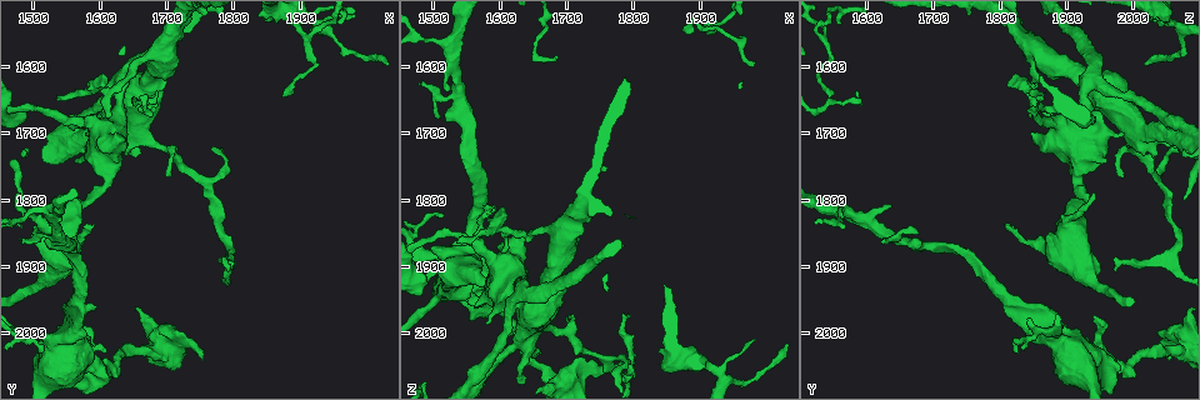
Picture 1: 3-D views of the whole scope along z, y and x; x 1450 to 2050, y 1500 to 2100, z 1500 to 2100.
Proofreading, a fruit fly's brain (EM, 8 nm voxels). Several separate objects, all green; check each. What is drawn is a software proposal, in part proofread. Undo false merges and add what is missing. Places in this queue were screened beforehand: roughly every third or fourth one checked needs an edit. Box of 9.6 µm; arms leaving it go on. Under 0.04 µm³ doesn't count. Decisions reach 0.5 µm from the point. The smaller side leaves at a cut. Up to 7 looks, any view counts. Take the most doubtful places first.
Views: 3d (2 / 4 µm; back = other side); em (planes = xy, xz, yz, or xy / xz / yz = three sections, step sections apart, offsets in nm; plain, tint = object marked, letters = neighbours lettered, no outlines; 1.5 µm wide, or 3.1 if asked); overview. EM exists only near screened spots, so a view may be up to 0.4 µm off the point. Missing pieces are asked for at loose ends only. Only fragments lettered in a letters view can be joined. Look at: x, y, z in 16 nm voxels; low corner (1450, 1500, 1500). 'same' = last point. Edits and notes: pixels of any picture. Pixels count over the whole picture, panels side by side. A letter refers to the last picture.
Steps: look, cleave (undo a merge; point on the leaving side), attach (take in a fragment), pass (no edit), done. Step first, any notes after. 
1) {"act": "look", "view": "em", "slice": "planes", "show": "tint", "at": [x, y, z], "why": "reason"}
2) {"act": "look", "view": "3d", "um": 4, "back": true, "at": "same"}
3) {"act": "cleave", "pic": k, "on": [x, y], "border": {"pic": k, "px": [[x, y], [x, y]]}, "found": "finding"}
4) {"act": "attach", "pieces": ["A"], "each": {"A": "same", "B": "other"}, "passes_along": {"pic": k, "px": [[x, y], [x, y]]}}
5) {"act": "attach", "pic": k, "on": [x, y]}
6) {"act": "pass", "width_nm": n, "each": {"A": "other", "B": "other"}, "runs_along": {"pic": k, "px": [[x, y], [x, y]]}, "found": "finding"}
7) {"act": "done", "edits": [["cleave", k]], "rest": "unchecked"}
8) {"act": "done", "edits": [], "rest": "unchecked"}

{"act": "look", "view": "3d", "um": 2, "at": [1555, 2055, 1985], "why": "thick end"}

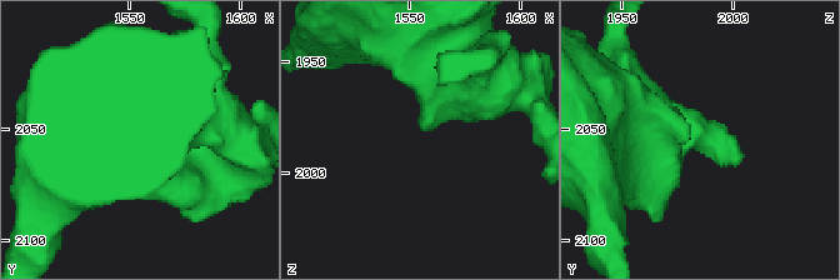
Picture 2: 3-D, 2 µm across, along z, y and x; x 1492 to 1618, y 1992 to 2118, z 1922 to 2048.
{"act": "look", "view": "em", "slice": "planes", "show": "letters", "at": [1556, 2053, 1982]}

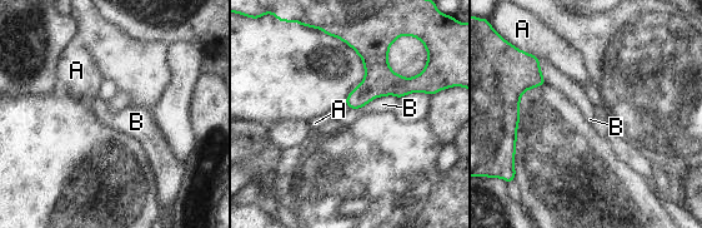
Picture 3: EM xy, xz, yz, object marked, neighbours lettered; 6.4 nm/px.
{"act": "pass", "each": {"A": "other", "B": "other"}, "border": {"pic": 3, "px": [[397, 98], [379, 95], [359, 108]]}, "found": "none of them fits"}

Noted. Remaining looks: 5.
{"act": "look", "view": "em", "slice": "planes", "show": "letters", "at": [1560, 1740, 1960], "why": "an open end"}

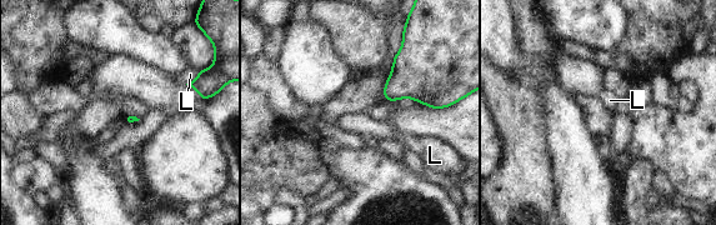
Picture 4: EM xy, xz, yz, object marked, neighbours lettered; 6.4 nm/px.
{"act": "pass", "longest_contact_nm": ["L", 90], "each": {"L": "other"}, "border": {"pic": 4, "px": [[196, 75], [186, 84]]}, "found": "none of them fits"}

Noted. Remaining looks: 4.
{"act": "look", "view": "3d", "um": 4, "back": true, "at": [1590, 1835, 1805], "why": "thin end"}

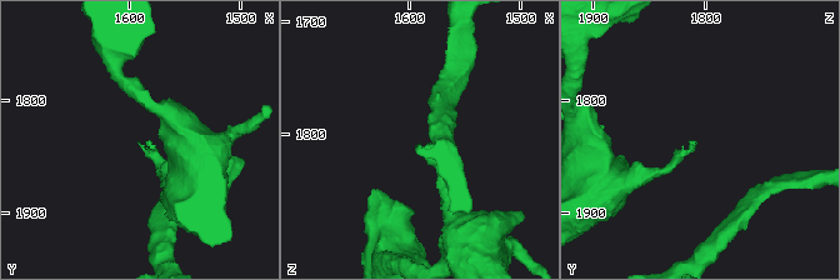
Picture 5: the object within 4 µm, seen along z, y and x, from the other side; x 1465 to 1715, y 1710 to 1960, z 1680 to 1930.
{"act": "look", "view": "em", "slice": "planes", "show": "letters", "at": [1588, 1836, 1812]}

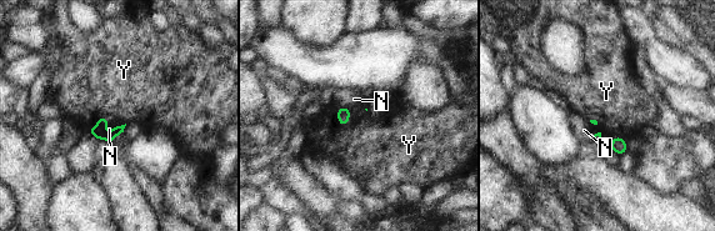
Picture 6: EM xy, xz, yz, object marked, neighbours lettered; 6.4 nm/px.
{"act": "pass", "each": {"N": "other", "Y": "other"}, "border": {"pic": 6, "px": [[109, 120], [101, 116], [86, 130]]}, "found": "no lettered fragment goes on from it"}

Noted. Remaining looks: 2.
{"act": "done", "edits": [], "rest": "unchecked"}

